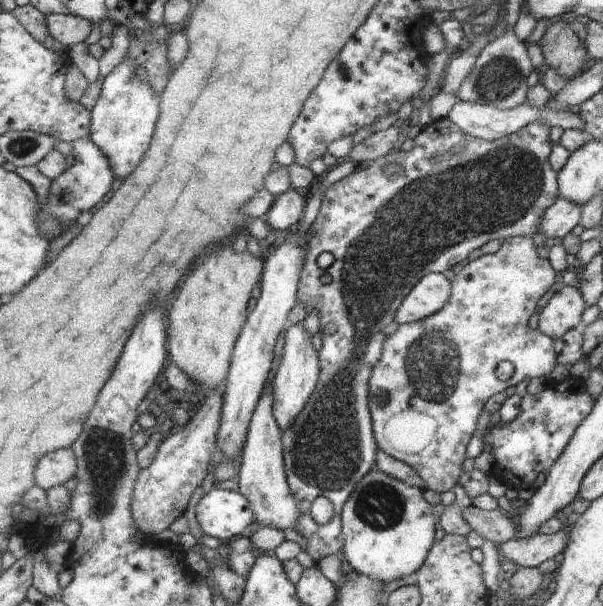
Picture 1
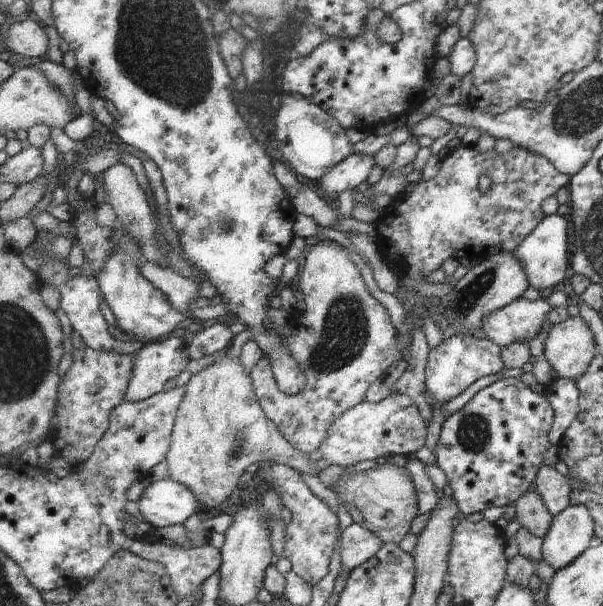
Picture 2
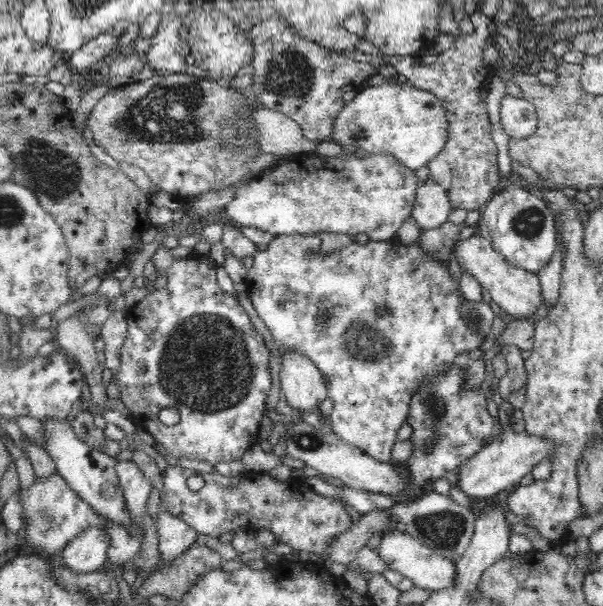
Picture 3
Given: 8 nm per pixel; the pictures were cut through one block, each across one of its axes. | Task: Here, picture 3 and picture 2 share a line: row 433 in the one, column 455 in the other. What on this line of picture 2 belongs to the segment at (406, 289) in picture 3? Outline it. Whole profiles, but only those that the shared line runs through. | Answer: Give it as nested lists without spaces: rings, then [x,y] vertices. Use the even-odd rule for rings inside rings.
[[[446,334],[443,342],[430,350],[426,367],[426,390],[439,403],[446,403],[457,398],[477,379],[496,374],[504,368],[501,348],[488,339],[478,340],[473,335]]]

